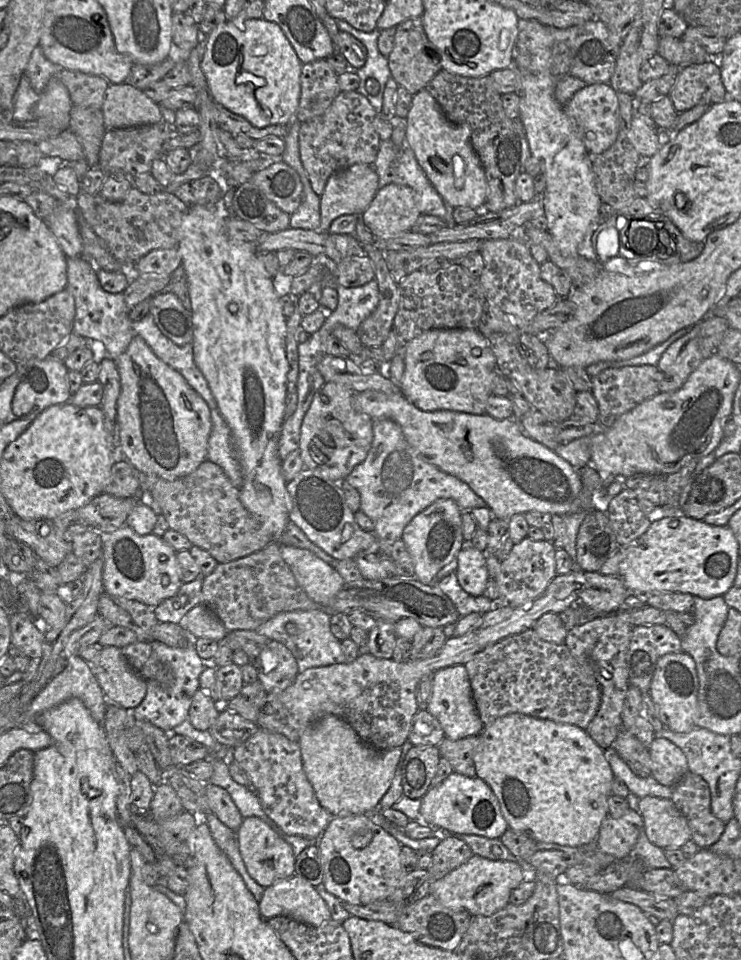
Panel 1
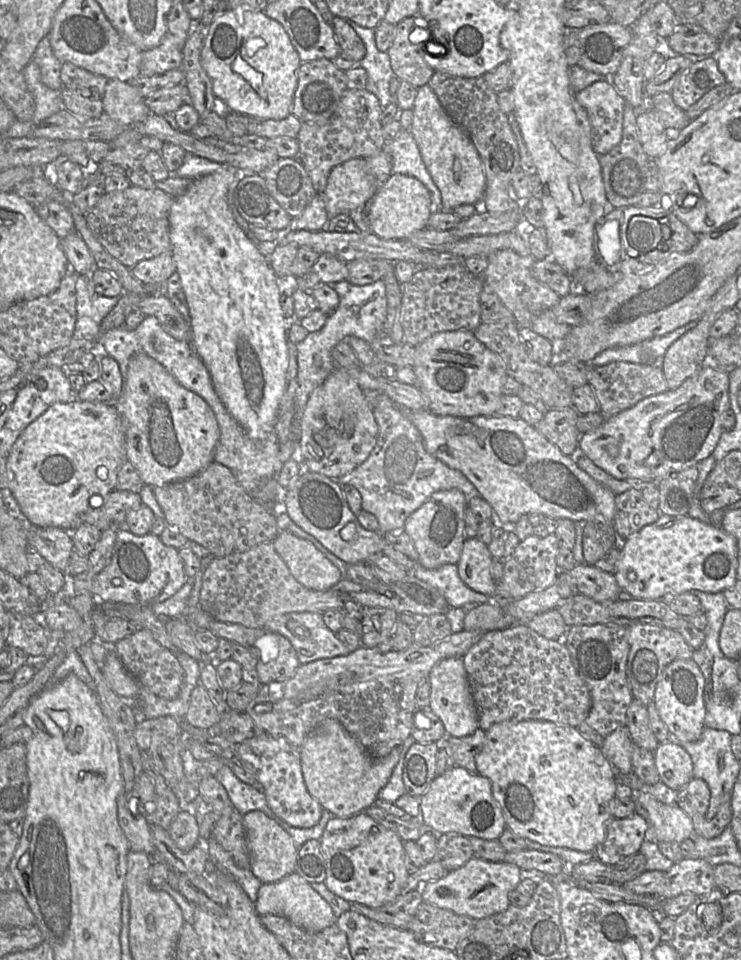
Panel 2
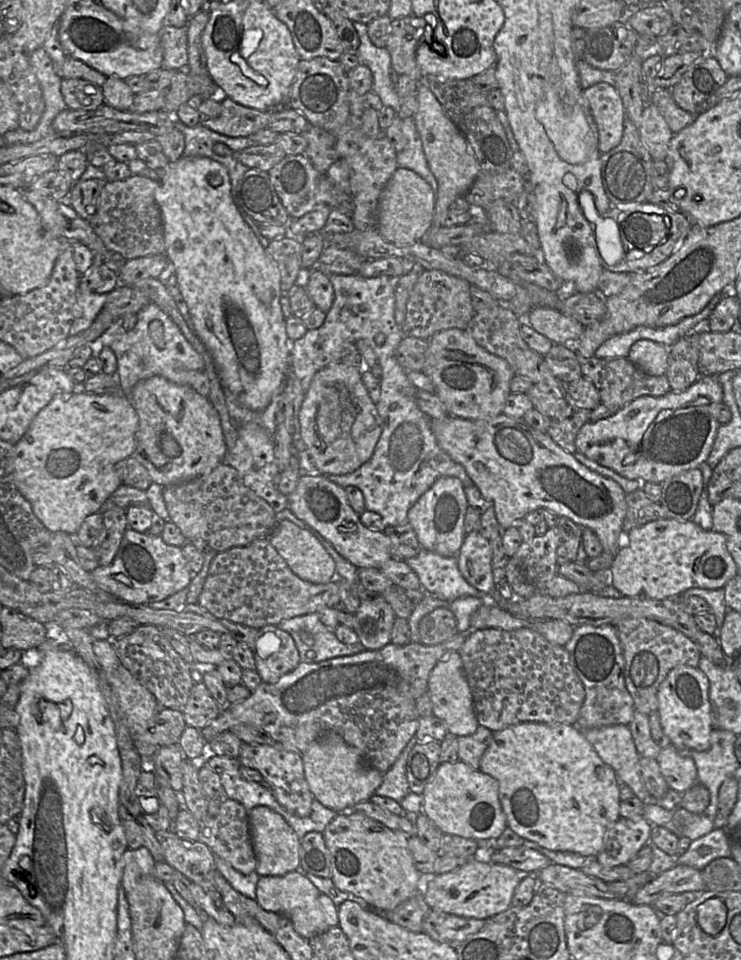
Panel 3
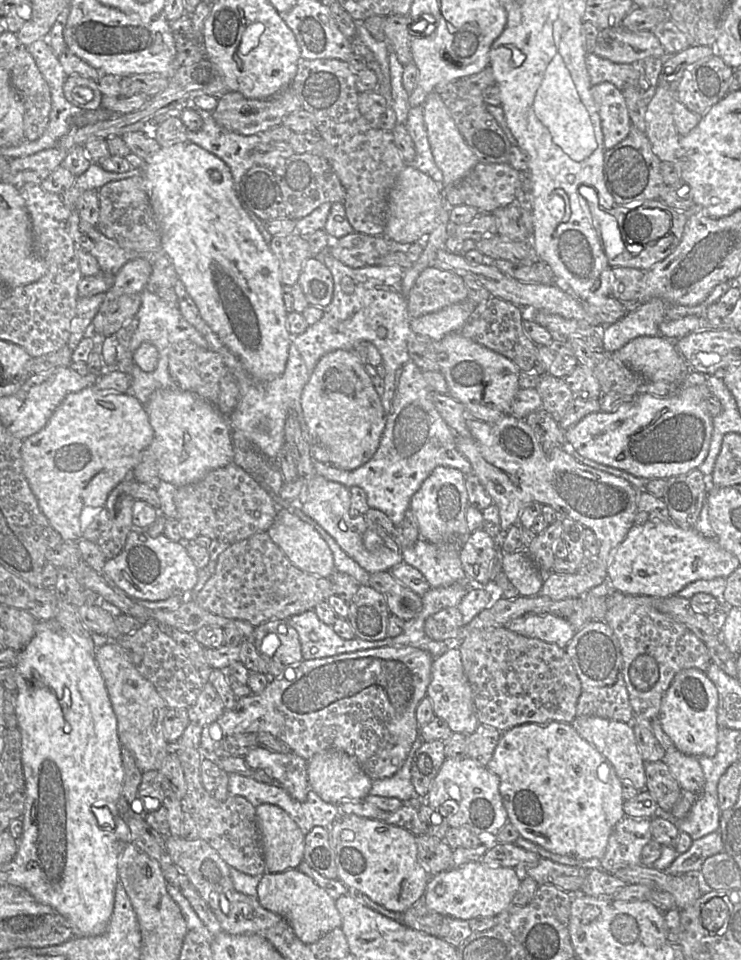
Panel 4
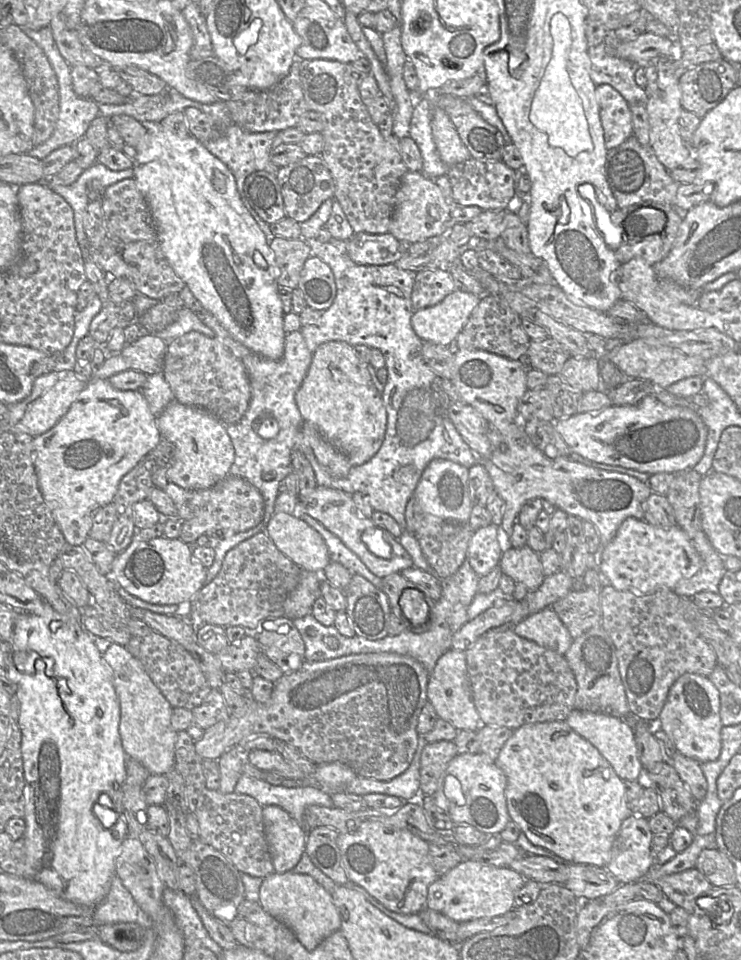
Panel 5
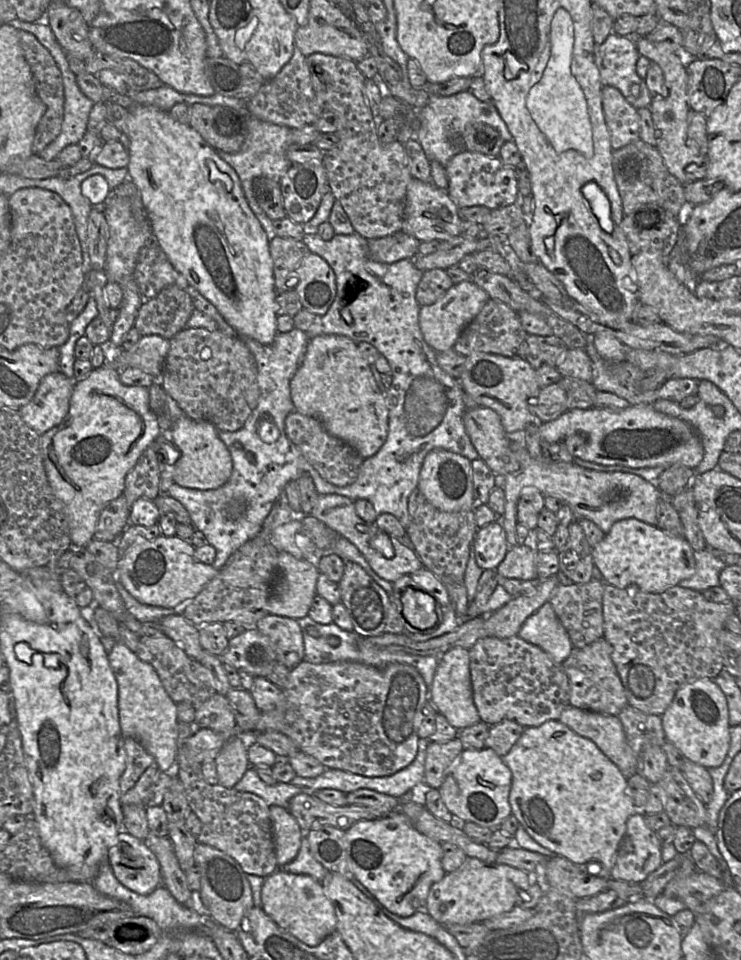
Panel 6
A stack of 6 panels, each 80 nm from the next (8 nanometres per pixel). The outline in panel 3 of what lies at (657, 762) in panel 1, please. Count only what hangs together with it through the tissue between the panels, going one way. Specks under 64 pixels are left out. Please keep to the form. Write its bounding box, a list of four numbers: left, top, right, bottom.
[656,745,699,793]

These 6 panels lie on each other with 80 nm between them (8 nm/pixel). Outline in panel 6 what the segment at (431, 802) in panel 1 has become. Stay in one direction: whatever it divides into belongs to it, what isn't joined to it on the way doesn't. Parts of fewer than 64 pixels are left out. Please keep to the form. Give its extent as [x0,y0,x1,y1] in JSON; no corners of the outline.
[439,750,512,830]

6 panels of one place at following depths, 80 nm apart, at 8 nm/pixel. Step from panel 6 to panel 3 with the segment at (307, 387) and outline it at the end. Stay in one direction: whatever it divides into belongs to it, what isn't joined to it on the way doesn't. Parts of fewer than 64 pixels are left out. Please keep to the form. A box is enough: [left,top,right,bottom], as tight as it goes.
[299,361,383,475]

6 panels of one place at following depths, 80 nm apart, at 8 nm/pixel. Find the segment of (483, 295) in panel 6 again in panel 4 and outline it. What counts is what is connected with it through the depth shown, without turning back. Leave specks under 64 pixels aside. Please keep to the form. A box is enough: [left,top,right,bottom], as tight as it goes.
[411,299,477,341]

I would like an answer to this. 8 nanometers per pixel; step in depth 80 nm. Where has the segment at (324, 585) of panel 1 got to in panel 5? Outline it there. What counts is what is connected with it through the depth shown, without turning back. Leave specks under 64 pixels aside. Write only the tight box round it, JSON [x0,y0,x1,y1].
[265,514,331,574]

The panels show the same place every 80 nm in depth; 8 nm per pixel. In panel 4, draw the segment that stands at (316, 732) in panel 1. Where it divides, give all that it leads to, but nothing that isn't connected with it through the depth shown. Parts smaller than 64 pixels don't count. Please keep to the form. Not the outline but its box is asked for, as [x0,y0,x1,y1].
[307,749,373,804]

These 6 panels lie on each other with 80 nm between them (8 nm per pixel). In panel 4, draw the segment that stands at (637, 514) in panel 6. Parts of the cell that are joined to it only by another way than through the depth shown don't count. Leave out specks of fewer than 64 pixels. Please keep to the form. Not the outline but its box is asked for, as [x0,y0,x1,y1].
[456,414,639,569]

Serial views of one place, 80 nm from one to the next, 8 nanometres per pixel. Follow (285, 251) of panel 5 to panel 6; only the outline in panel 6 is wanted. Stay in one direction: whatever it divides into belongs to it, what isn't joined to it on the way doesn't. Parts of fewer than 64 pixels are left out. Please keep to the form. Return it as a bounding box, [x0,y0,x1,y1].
[269,235,310,290]

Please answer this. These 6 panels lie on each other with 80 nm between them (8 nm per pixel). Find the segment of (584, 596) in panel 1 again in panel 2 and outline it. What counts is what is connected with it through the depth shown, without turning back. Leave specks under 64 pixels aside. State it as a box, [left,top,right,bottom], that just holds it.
[560,564,622,602]

